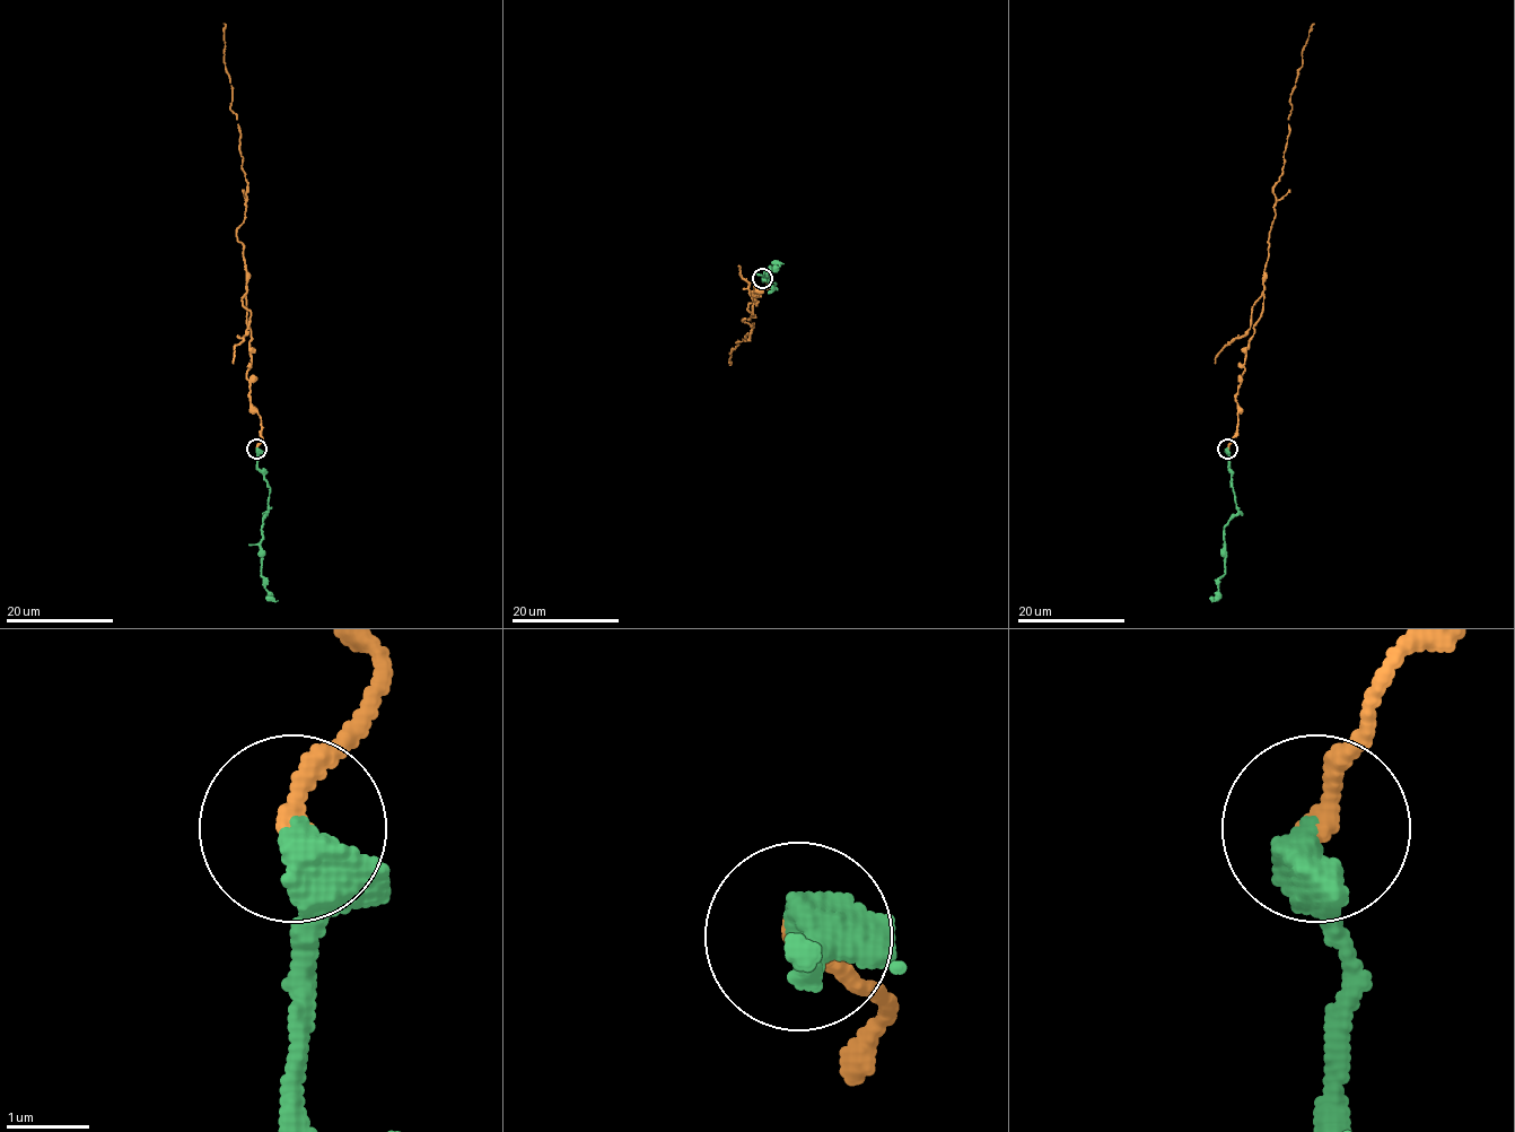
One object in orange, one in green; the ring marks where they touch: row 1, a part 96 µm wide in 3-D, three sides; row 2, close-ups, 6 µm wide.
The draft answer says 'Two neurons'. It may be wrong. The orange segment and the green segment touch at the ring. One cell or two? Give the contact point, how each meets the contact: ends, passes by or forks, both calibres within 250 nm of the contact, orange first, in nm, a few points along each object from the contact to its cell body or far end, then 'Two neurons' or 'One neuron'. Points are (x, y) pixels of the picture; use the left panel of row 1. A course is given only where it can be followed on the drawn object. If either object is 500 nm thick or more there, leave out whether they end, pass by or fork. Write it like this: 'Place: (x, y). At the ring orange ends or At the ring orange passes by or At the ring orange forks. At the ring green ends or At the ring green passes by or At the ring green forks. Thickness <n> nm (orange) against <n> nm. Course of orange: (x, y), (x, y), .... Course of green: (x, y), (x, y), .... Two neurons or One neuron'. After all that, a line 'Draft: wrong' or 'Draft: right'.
Place: (256, 449). Thickness 260 nm (orange) against 550 nm. Course of orange: (256, 447), (247, 271), (236, 234), (247, 184), (224, 24). Course of green: (256, 447), (257, 470), (270, 488), (262, 528), (264, 589), (278, 601). One neuron
Draft: wrong

